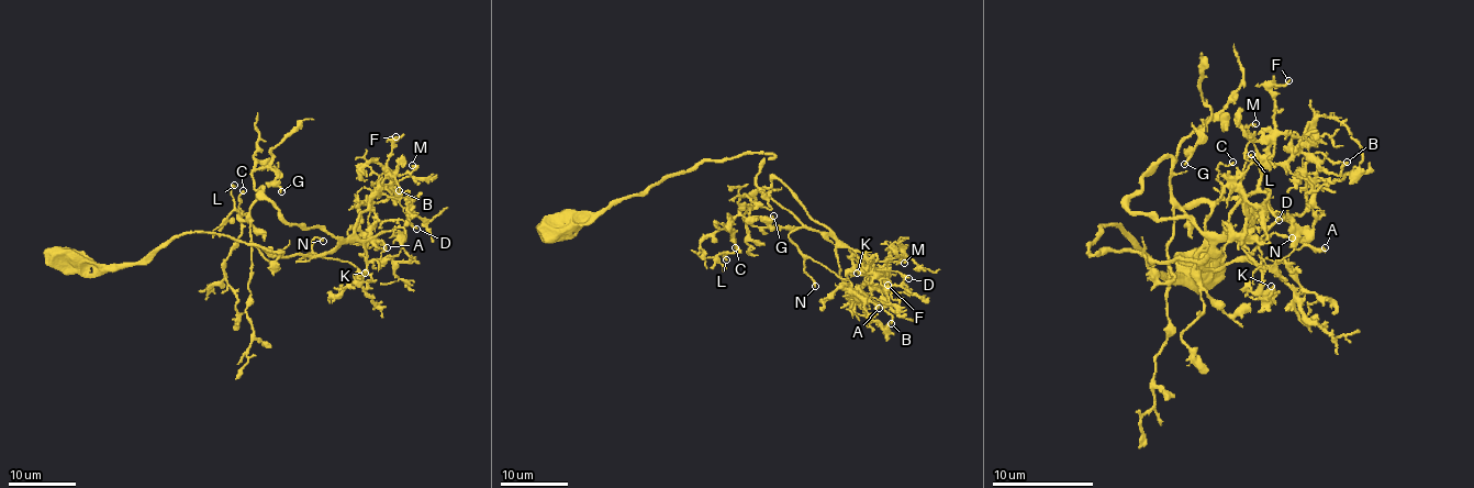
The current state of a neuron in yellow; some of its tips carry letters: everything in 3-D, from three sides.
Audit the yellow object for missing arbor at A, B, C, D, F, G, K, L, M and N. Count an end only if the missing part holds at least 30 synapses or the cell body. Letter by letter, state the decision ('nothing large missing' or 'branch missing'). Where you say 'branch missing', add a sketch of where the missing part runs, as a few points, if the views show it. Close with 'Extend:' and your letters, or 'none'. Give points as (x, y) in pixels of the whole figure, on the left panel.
A: nothing large missing
B: nothing large missing
C: nothing large missing
D: nothing large missing
F: nothing large missing
G: nothing large missing
K: nothing large missing
L: nothing large missing
M: nothing large missing
N: branch missing; missing branch runs (323, 241), (332, 244), (349, 242), (358, 251), (339, 261), (357, 273), (364, 261), (373, 257), (383, 244)
Extend: N

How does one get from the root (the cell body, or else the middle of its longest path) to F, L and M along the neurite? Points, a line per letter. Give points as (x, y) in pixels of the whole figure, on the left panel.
F: (269, 248), (265, 248), (276, 255), (320, 255), (342, 244), (384, 177), (395, 136)
L: (269, 248), (265, 248), (276, 258), (276, 270), (250, 241), (250, 222), (234, 207), (234, 185)
M: (269, 248), (265, 248), (276, 255), (333, 251), (353, 232), (381, 180), (409, 174), (412, 165)

